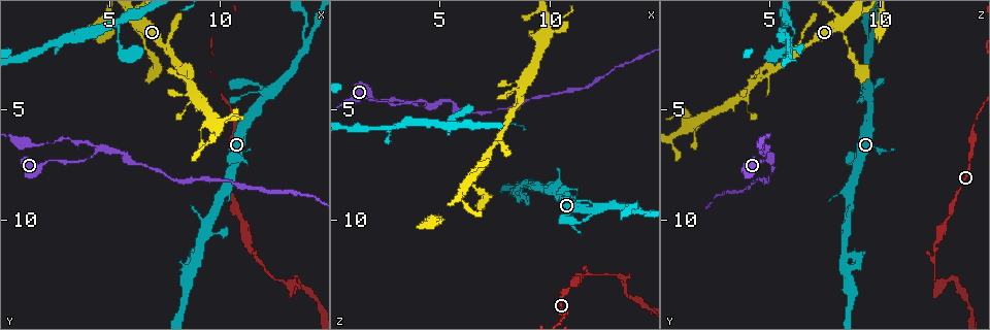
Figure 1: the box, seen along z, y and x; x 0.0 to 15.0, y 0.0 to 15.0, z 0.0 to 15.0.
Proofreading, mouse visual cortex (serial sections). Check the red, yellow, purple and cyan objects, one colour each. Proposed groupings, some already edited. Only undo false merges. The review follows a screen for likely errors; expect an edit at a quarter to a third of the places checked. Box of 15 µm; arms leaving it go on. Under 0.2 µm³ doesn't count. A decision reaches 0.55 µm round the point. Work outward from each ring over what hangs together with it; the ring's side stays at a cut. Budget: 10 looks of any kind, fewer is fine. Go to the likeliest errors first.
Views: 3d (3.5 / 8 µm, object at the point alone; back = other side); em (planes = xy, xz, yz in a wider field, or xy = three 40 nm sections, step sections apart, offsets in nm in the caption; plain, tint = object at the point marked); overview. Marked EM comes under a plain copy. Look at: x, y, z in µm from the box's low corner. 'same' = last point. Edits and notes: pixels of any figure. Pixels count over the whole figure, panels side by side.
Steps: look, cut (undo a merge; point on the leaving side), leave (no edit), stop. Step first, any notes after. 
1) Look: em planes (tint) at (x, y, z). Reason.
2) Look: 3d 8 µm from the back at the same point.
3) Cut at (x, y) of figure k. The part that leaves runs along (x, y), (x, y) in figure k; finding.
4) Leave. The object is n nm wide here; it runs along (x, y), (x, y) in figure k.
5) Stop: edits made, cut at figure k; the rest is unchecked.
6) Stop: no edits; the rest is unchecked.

Look: 3d 3.5 µm from the back at (4.5, 6.9, 4.9). Thick turns thin.

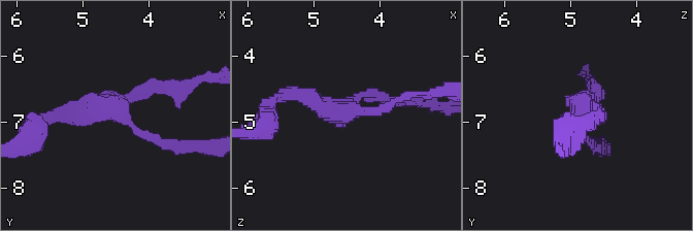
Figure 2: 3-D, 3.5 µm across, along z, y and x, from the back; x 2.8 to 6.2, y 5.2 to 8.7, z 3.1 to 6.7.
Look: em xy step 5 (tint) at (4.45, 6.85, 4.90).

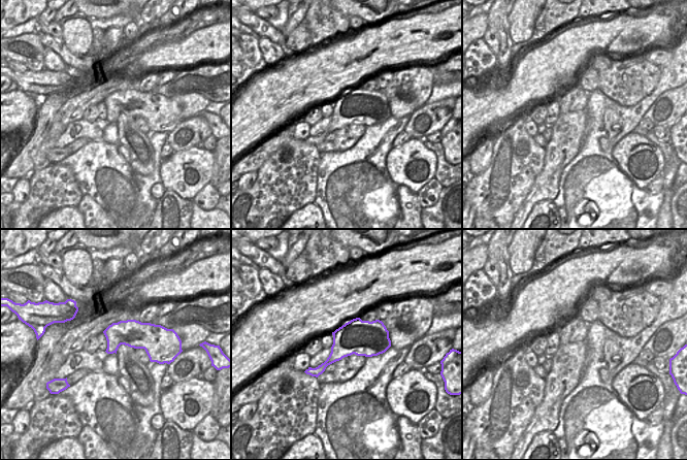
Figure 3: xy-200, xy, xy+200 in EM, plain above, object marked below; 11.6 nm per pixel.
Look: em xy step 3 (tint) at the same point.

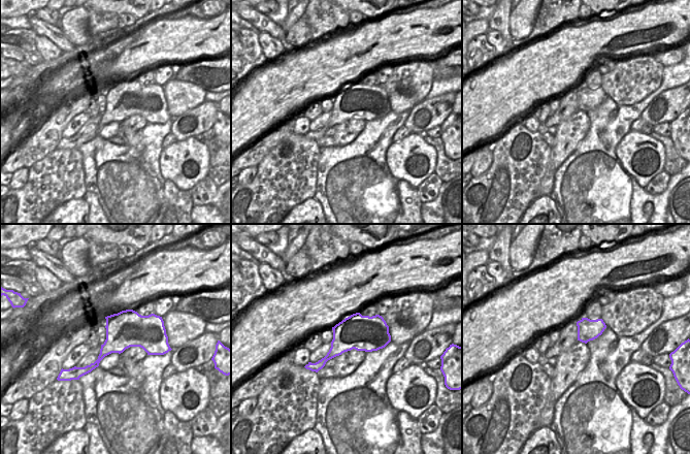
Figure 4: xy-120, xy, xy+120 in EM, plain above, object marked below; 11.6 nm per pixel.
Leave. It runs along (173, 145), (154, 142), (116, 108), (56, 114) in figure 2; continuous, no second cell.

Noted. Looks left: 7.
Look: 3d 3.5 µm from the back at (13.3, 13.1, 12.6). Abrupt turn.

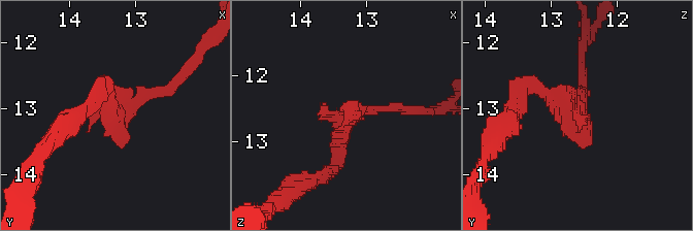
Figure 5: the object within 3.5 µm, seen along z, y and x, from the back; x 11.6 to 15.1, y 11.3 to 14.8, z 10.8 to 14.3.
Look: em xy step 3 (tint) at (13.30, 13.00, 12.65).

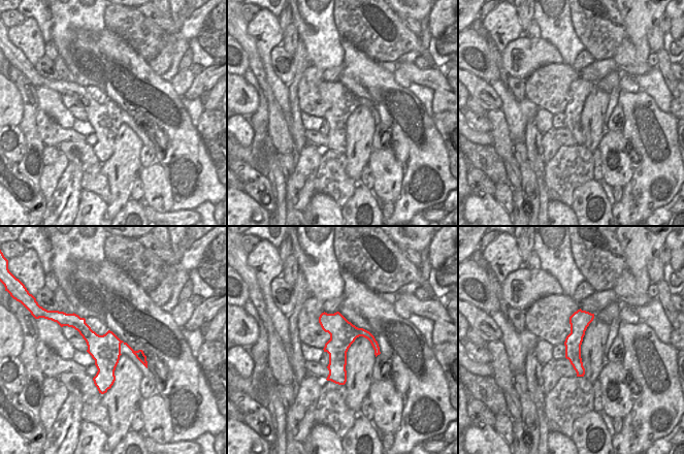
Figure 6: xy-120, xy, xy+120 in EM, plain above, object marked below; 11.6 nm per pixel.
Leave. It runs along (324, 315), (337, 329), (340, 382) in figure 6; one cell here.

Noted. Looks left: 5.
Look: 3d 3.5 µm from the back at (14.0, 2.1, 9.6). Arms part here.

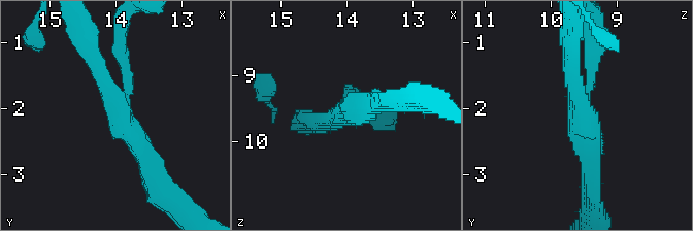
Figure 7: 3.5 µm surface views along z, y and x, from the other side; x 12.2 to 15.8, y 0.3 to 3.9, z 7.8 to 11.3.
Look: em xy step 2 (tint) at (13.90, 2.05, 9.45). 3 arms meet here; the arms are 200, 200, 300 nm wide.

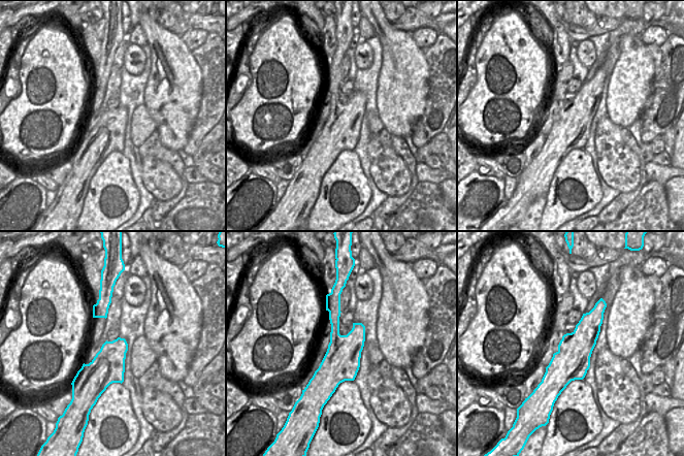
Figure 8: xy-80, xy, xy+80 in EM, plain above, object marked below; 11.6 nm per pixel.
Leave. It runs along (154, 171), (90, 54) in figure 7; continuous, no second cell.

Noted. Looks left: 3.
Look: 3d 8 µm at (8.4, 3.5, 4.9). Narrows sharply.

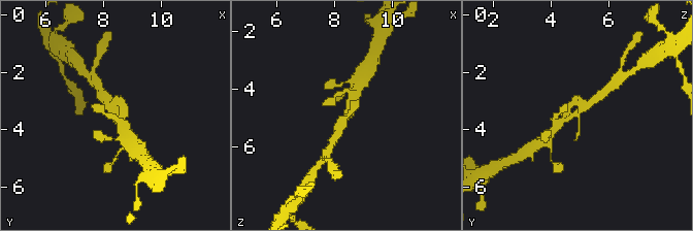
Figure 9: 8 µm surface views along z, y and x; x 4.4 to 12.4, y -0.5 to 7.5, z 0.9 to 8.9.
Look: em xy step 3 (tint) at (8.4, 3.4, 4.9). Shape alone is not enough.

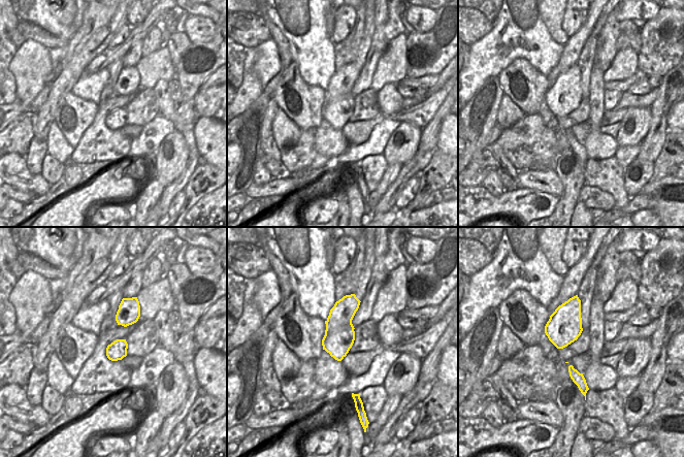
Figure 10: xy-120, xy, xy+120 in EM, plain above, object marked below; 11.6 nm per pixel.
Leave. The object is 360 nm wide here; it runs along (597, 96), (554, 128) in figure 9; all the same cell.

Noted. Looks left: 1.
Stop: no edits; the rest is unchecked.

